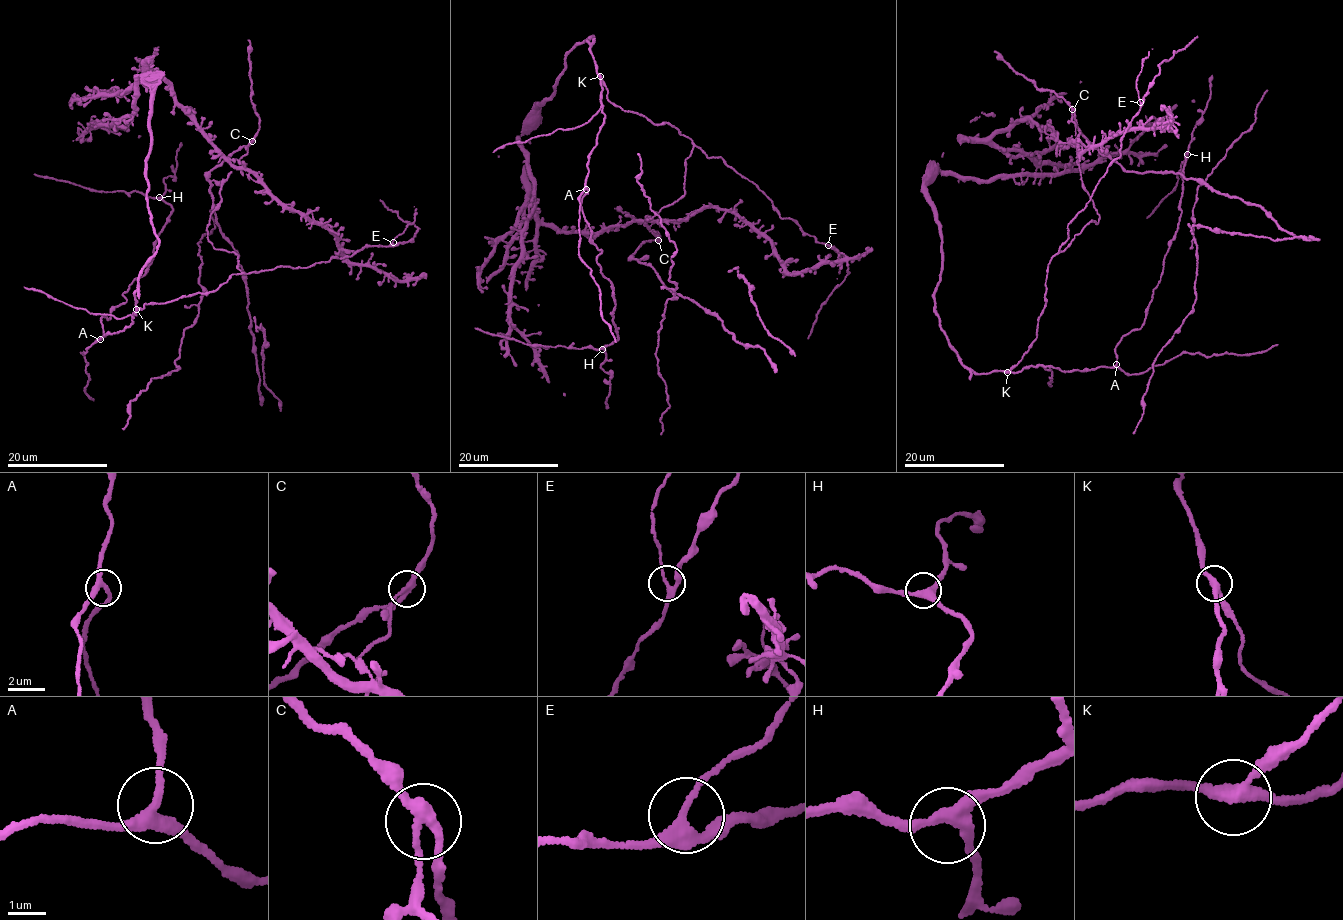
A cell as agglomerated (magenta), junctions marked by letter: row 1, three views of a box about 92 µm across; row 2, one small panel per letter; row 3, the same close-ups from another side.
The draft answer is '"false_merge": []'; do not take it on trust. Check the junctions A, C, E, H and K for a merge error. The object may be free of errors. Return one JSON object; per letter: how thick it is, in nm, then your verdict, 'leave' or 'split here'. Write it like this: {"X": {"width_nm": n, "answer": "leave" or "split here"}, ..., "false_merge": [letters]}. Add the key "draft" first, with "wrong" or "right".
{"draft": "wrong", "A": {"width_nm": 300, "answer": "leave"}, "C": {"width_nm": 280, "answer": "split here"}, "E": {"width_nm": 220, "answer": "leave"}, "H": {"width_nm": 320, "answer": "leave"}, "K": {"width_nm": 280, "answer": "leave"}, "false_merge": ["C"]}

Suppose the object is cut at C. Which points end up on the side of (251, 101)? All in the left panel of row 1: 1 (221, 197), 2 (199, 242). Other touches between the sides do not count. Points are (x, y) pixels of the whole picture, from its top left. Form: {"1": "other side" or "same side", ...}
{"1": "other side", "2": "other side"}

